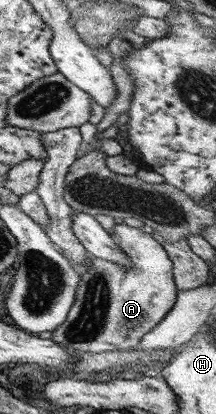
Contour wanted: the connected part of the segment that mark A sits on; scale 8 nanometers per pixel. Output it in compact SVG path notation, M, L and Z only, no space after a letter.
M126 223L115 224L113 229L115 236L120 238L116 245L132 259L134 266L130 270L124 270L124 266L120 264L92 256L92 264L80 270L76 300L66 320L56 328L51 338L53 342L66 346L70 351L100 354L108 350L134 349L176 303L178 290L173 280L173 264L162 244L152 234L143 232L140 228L130 227Z

